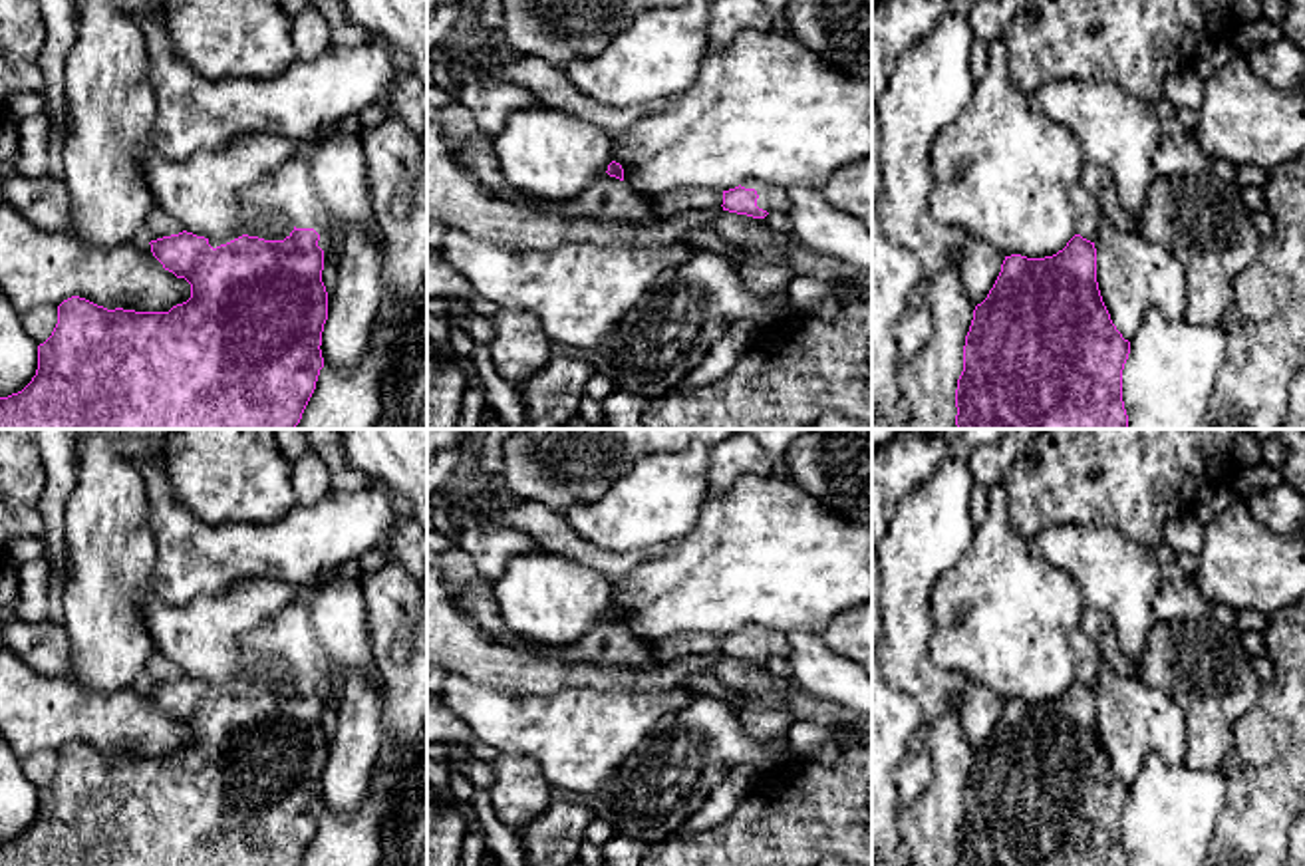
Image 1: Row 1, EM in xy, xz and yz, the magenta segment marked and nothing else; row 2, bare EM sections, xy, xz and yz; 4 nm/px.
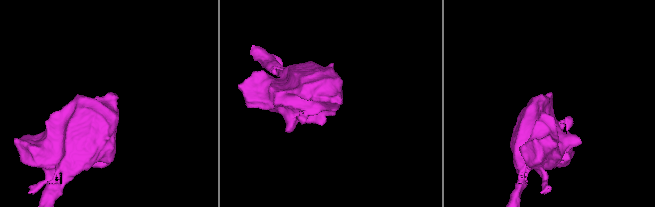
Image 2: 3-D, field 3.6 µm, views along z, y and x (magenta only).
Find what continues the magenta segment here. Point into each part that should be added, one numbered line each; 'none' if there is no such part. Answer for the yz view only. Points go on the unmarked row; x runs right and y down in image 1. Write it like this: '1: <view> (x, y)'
1: yz (1089, 660)

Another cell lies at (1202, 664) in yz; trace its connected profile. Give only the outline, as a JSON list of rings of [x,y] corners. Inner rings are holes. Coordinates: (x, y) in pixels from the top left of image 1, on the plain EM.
[[[1210,618],[1156,620],[1138,675],[1154,689],[1166,691],[1180,705],[1188,727],[1186,767],[1220,771],[1233,749],[1233,725],[1237,715],[1251,709],[1263,681],[1249,665],[1237,628],[1226,628]]]

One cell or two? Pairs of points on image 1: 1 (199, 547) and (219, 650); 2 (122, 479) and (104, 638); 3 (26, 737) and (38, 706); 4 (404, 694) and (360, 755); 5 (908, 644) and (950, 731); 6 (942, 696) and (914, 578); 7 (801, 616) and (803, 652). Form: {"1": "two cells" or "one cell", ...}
{"1": "two cells", "2": "one cell", "3": "one cell", "4": "two cells", "5": "two cells", "6": "one cell", "7": "two cells"}

